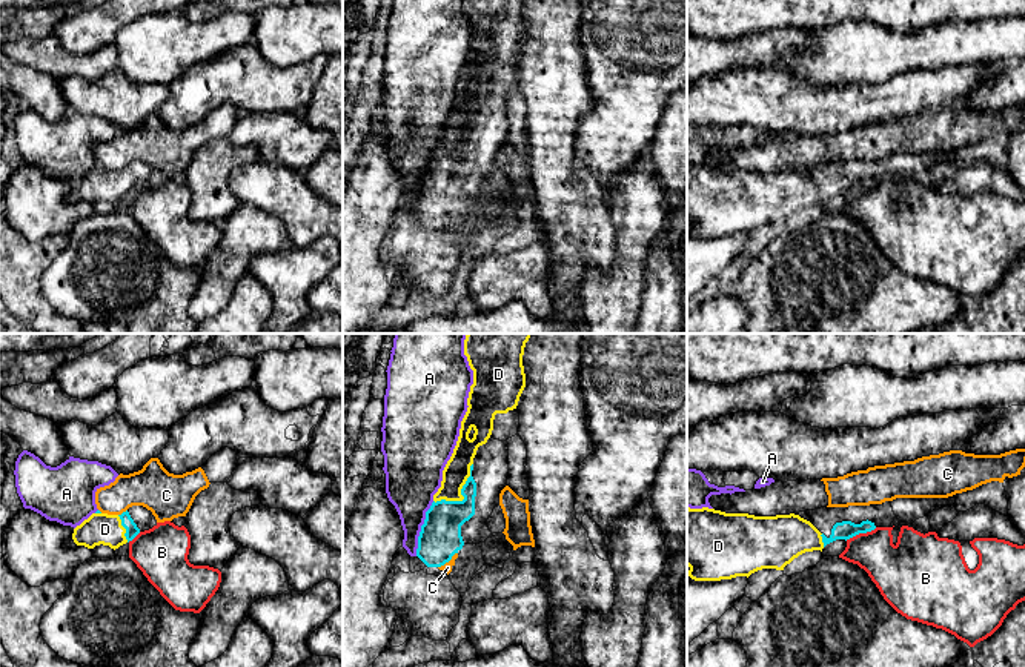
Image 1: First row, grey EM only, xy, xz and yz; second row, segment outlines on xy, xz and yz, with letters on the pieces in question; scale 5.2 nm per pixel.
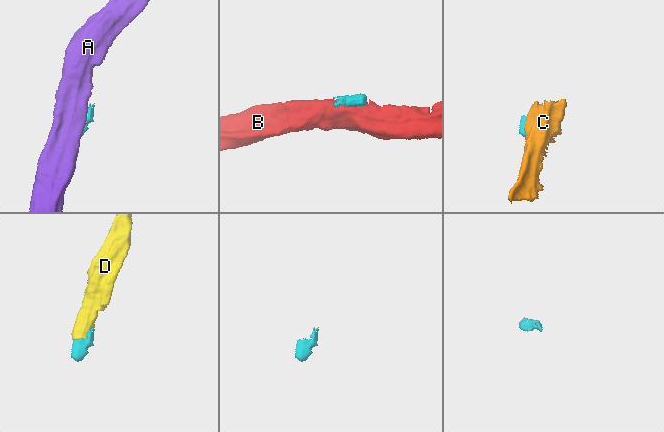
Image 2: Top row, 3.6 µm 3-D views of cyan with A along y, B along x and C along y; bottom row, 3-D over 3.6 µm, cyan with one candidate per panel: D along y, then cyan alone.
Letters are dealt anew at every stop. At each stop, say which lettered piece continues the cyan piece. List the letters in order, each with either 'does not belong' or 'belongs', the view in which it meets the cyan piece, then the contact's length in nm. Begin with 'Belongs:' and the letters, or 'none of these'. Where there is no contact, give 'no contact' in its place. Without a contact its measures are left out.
Belongs: D
A: does not belong | xz | 300 nm
B: does not belong | yz | 180 nm
C: does not belong | xz | 130 nm
D: belongs | xz | 300 nm

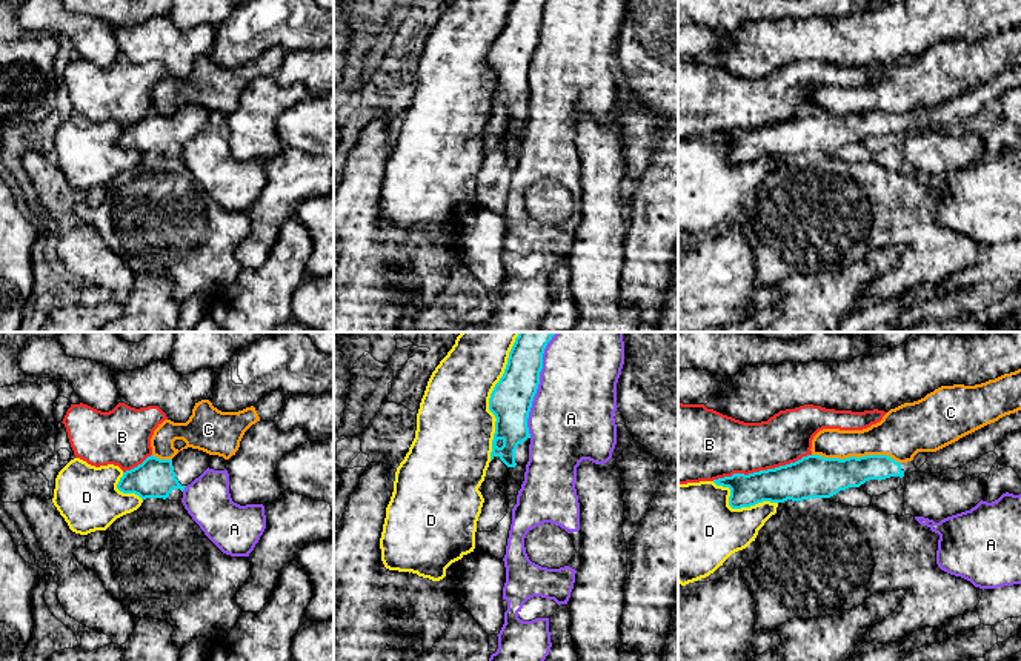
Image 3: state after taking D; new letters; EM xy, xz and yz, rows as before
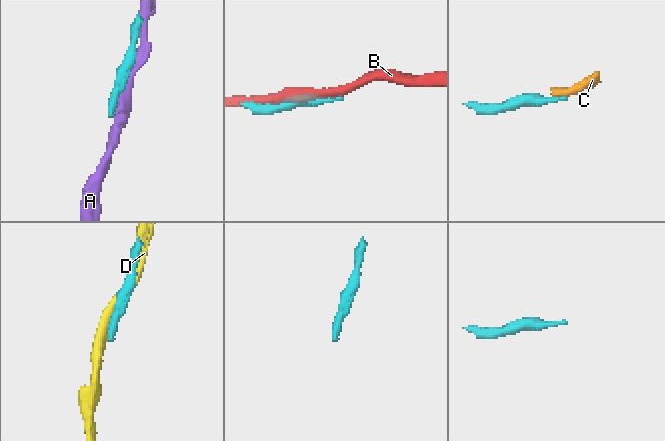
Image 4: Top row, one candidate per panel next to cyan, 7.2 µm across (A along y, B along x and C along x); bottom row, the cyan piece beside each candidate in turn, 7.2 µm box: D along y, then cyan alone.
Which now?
Belongs: none of these
A: does not belong | xz | 500 nm
B: does not belong | yz | 550 nm
C: does not belong | yz | 460 nm
D: does not belong | xz | 600 nm

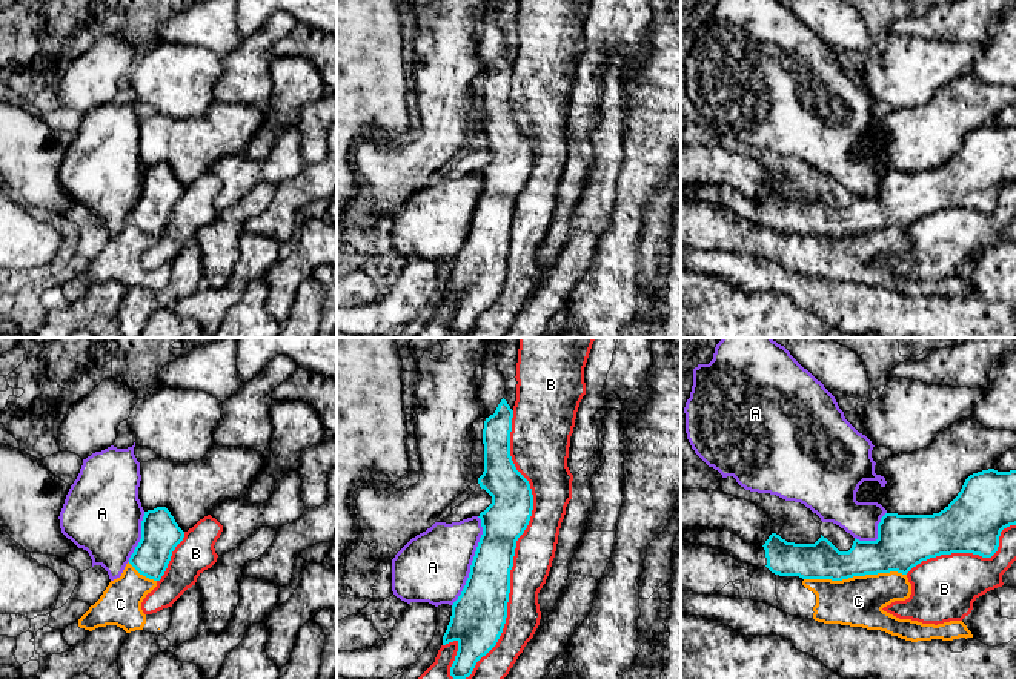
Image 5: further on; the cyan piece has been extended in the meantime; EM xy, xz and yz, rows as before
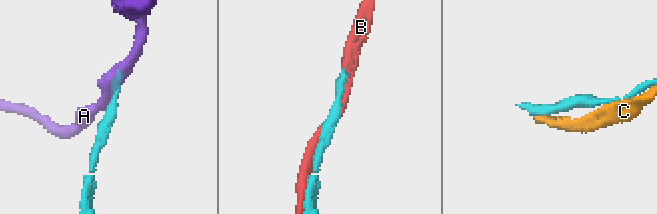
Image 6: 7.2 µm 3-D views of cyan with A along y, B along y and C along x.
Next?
Belongs: none of these
A: does not belong | xz | 500 nm
B: does not belong | xz | 1450 nm
C: does not belong | yz | 550 nm

